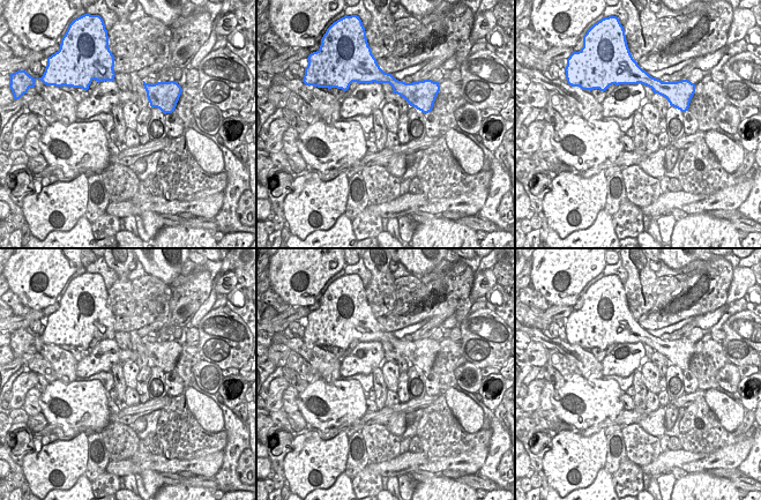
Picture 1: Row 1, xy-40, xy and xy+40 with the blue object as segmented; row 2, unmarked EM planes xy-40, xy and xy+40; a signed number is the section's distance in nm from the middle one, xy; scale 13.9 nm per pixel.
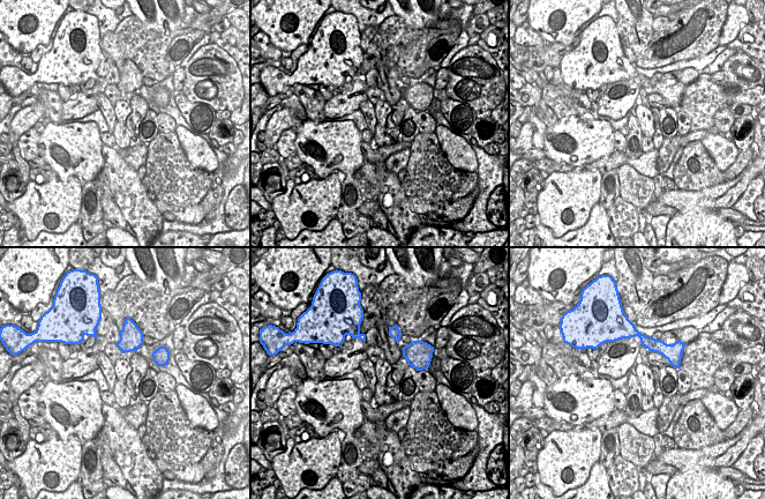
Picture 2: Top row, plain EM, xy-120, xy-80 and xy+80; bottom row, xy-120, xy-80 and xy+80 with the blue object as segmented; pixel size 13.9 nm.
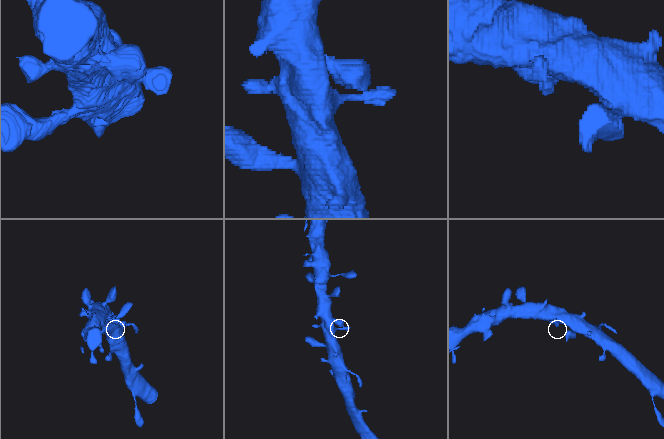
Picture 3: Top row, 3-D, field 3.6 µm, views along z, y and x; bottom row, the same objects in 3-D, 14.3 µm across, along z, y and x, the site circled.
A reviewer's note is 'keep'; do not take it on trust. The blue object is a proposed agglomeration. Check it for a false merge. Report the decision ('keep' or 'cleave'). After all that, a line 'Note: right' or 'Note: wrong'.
keep
Note: right

